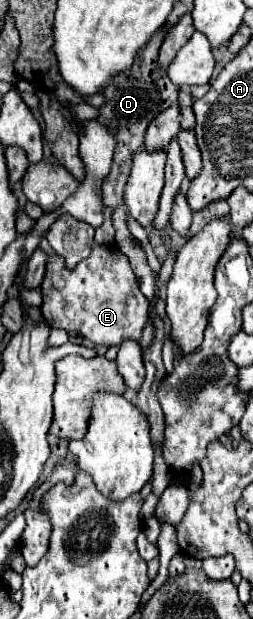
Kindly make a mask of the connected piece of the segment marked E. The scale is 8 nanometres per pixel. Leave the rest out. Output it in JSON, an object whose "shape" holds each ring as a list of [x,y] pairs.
{"shape":[[[94,243],[92,253],[74,271],[68,271],[62,257],[48,251],[46,273],[42,279],[42,313],[52,327],[78,331],[94,343],[120,345],[126,339],[140,341],[142,329],[148,323],[148,303],[138,289],[138,281],[128,257],[118,247]]]}

